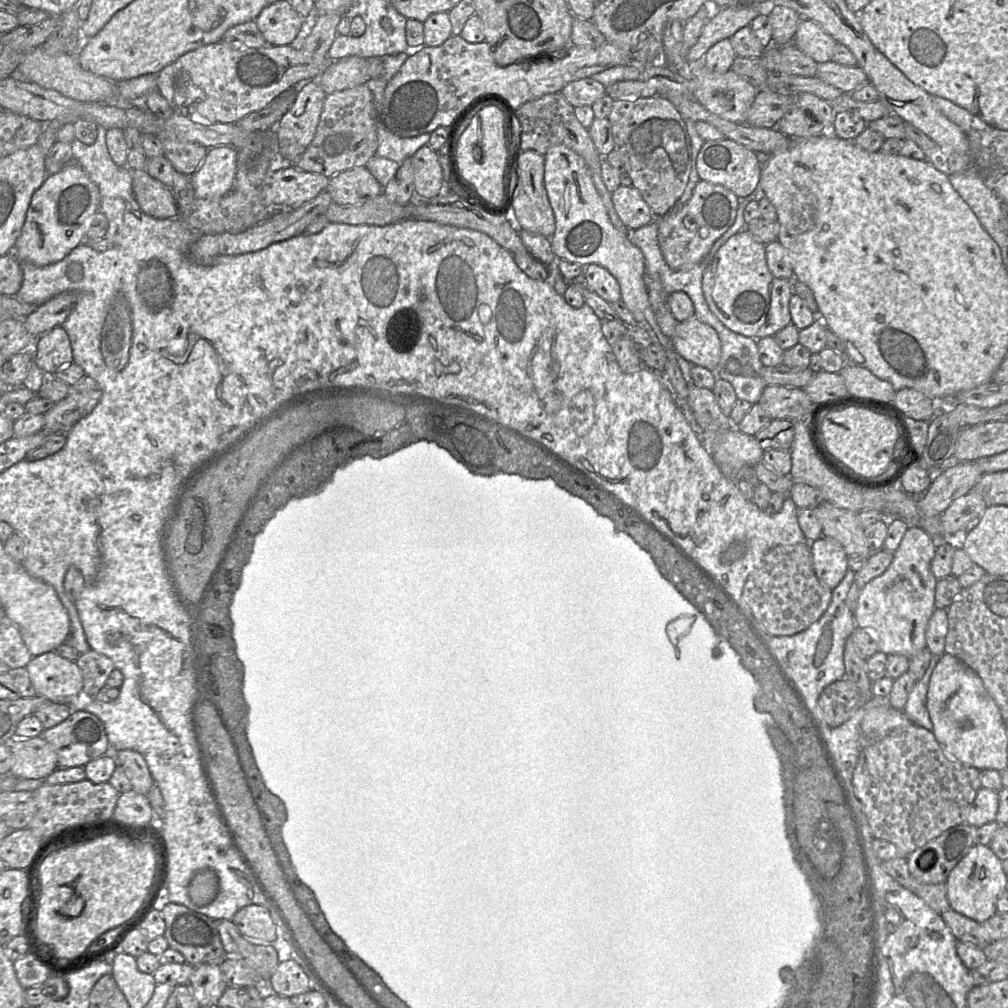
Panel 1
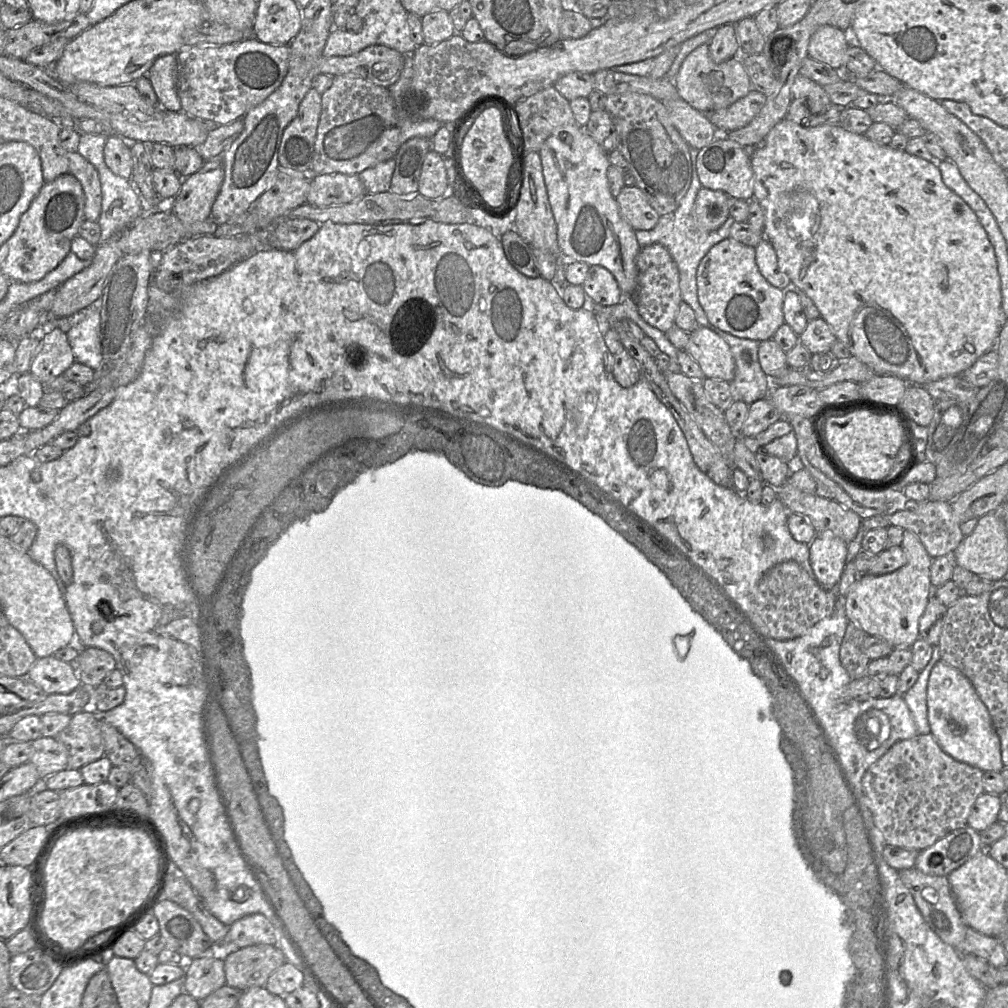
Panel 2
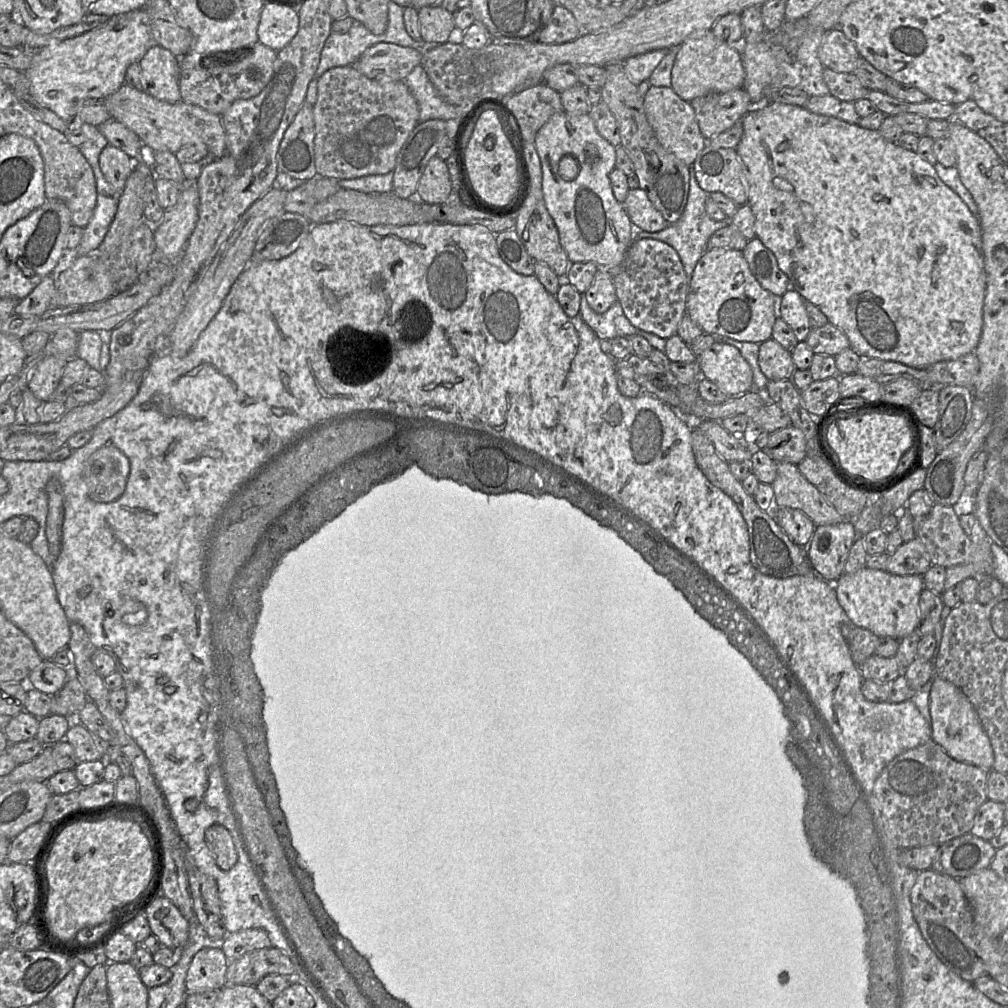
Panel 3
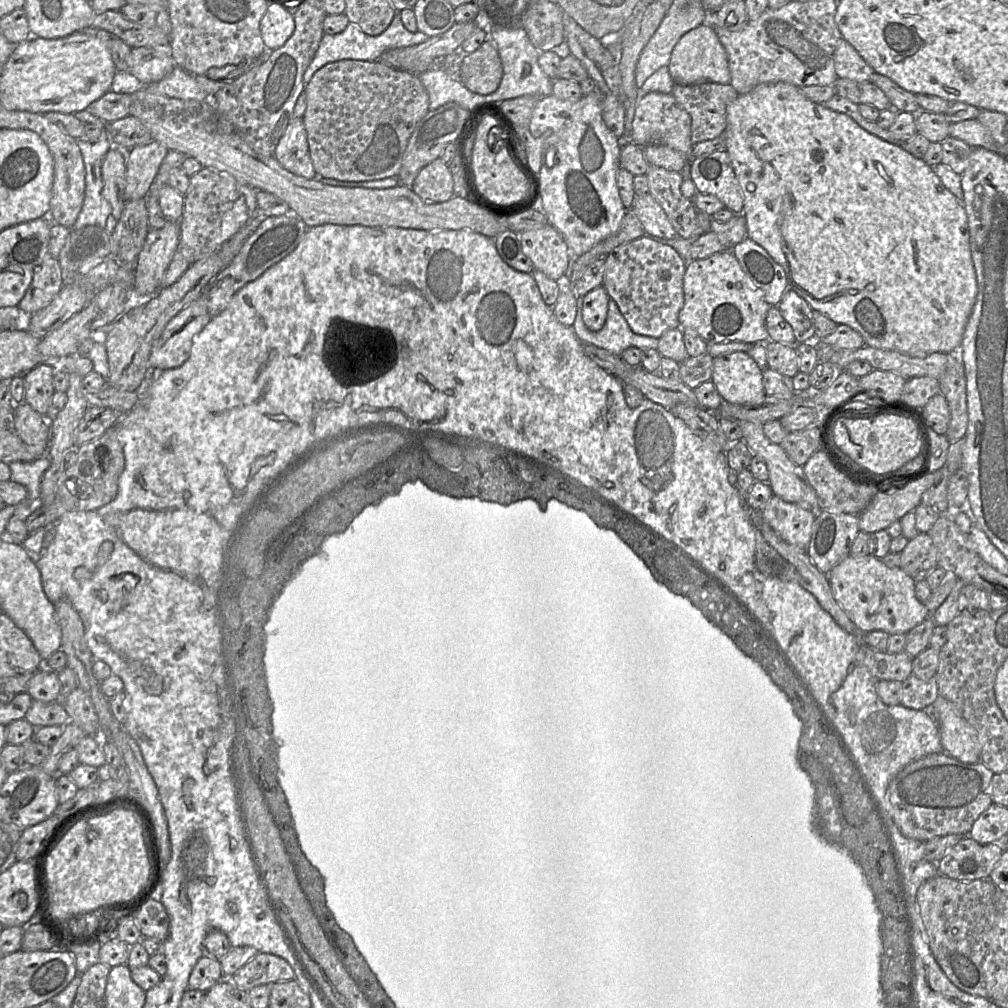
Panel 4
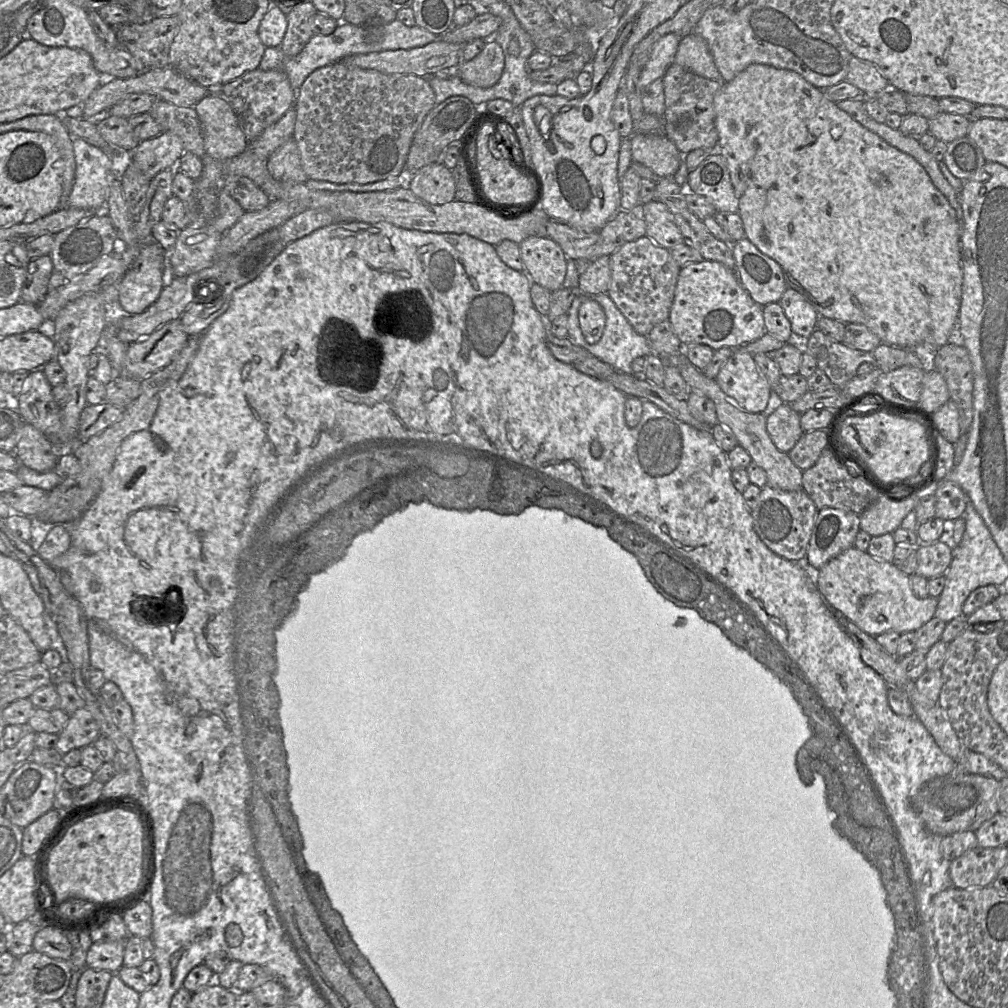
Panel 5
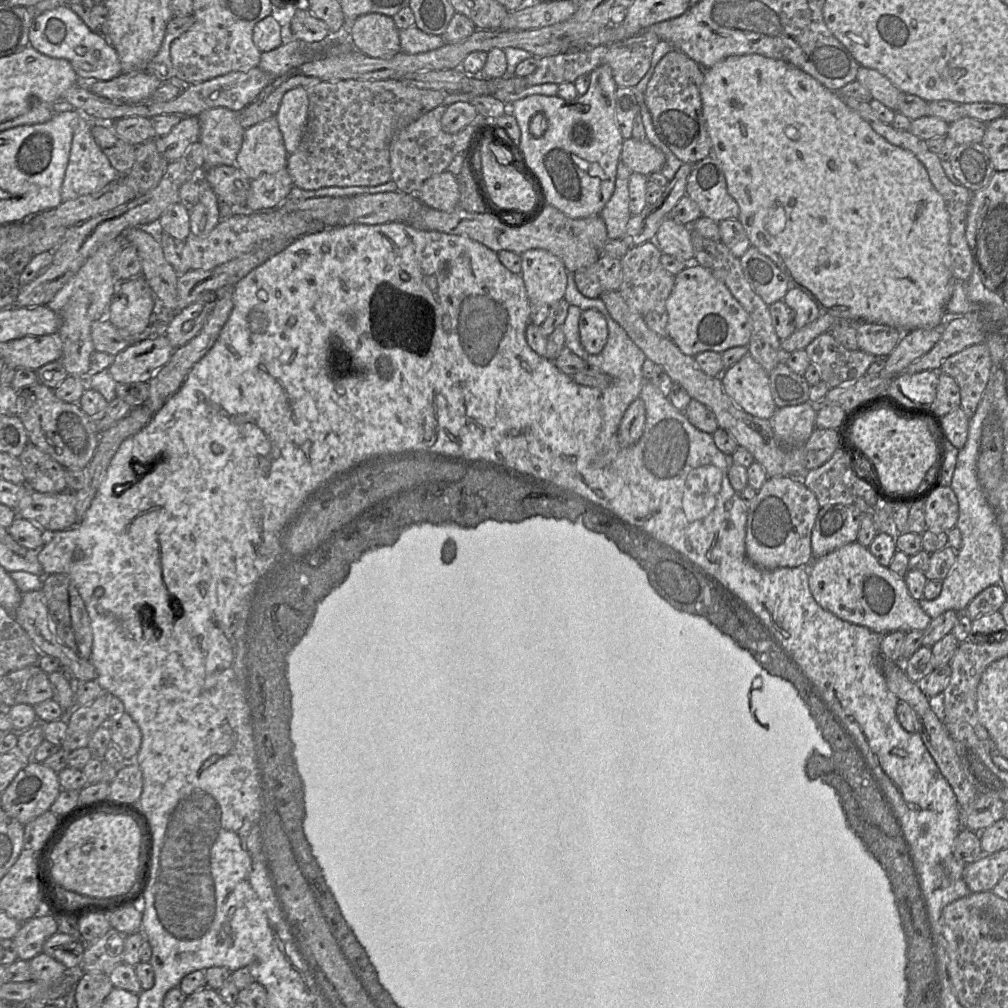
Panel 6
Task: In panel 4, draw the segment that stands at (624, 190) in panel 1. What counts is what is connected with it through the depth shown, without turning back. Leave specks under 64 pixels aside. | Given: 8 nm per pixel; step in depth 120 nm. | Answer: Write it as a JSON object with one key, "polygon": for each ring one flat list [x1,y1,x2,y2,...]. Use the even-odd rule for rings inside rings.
{"polygon":[[650,193,636,195,631,208,642,223,645,235,655,240,670,240,680,237,665,211]]}

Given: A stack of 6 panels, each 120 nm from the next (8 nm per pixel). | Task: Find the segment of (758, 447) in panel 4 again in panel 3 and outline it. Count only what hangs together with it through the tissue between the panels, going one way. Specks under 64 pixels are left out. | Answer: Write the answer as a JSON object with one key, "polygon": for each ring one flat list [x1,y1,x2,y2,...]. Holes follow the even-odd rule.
{"polygon":[[777,463,777,475,771,484,774,505,802,511,816,526,832,525,844,521,842,516,792,463]]}

